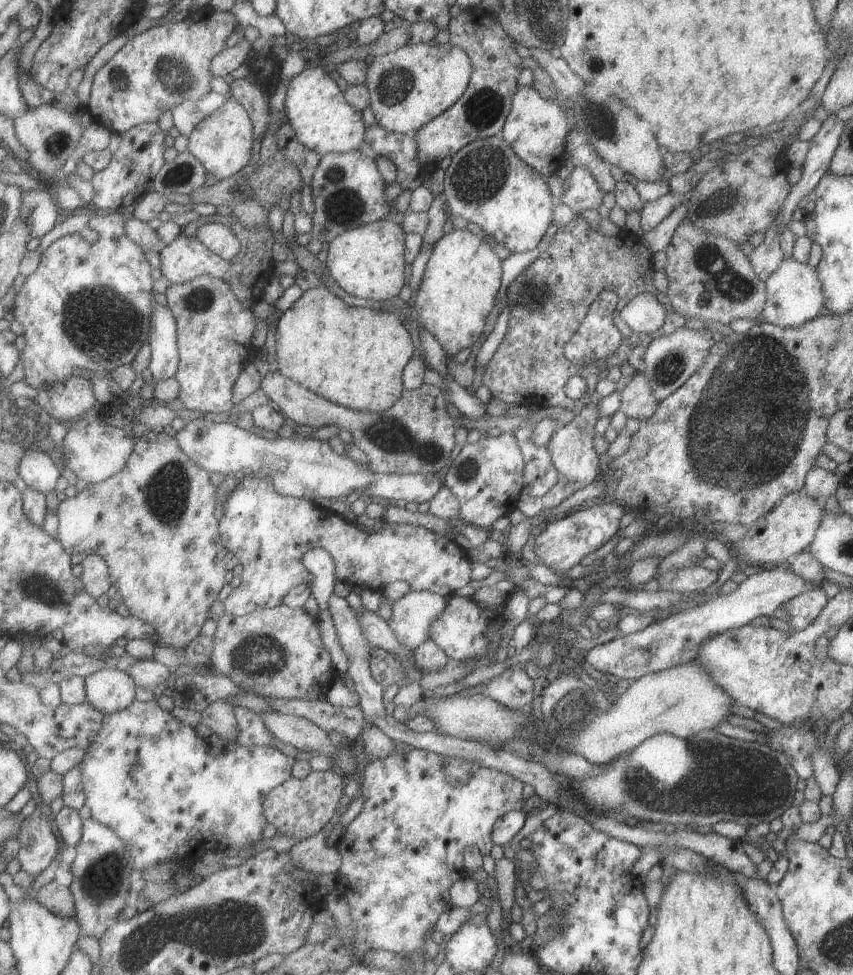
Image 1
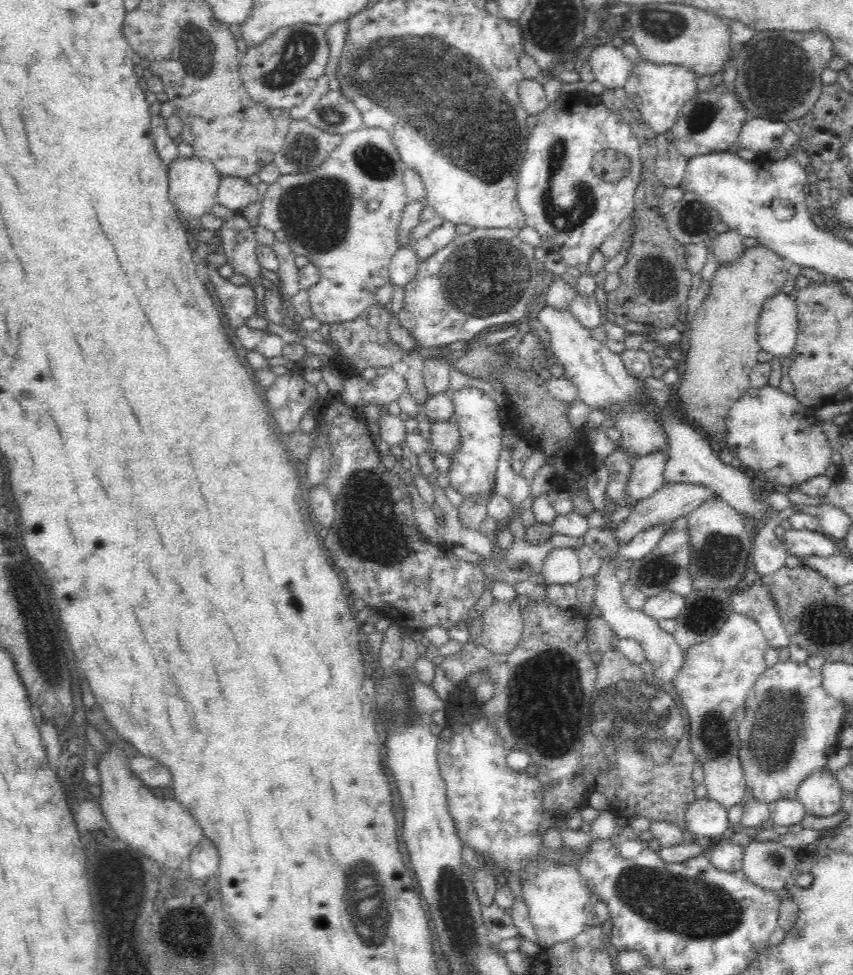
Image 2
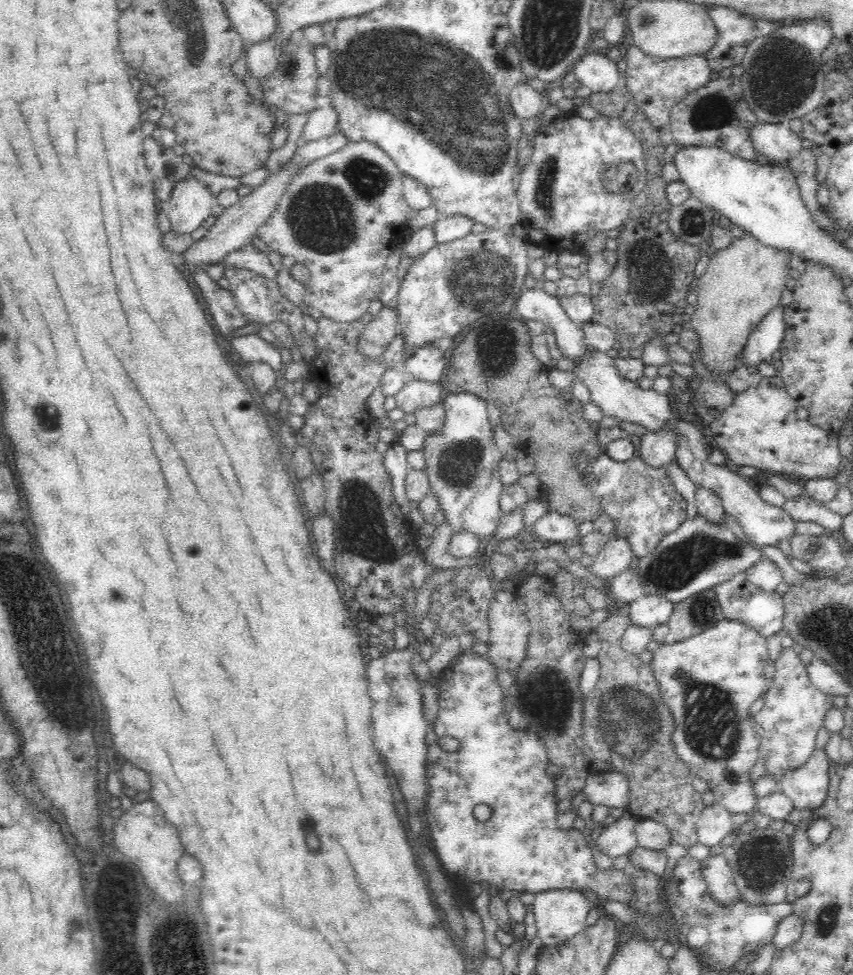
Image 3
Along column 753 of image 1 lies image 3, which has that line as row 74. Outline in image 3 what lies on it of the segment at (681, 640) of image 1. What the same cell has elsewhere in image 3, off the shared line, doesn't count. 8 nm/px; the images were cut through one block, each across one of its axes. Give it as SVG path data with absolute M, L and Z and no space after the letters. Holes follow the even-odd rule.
M587 51L573 66L579 86L586 86L592 93L607 93L618 86L623 78L604 52Z

